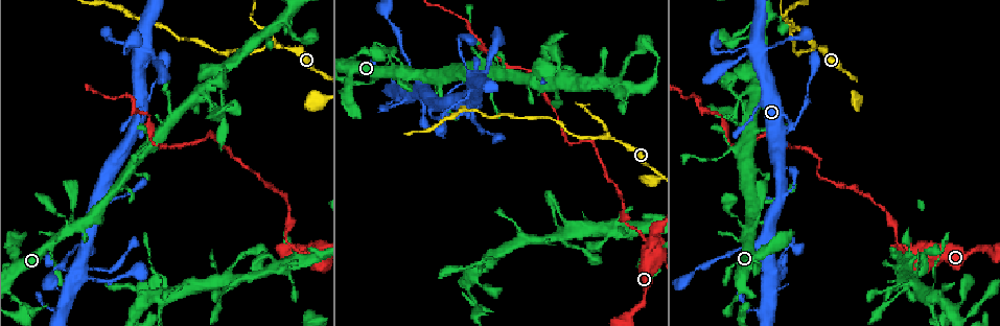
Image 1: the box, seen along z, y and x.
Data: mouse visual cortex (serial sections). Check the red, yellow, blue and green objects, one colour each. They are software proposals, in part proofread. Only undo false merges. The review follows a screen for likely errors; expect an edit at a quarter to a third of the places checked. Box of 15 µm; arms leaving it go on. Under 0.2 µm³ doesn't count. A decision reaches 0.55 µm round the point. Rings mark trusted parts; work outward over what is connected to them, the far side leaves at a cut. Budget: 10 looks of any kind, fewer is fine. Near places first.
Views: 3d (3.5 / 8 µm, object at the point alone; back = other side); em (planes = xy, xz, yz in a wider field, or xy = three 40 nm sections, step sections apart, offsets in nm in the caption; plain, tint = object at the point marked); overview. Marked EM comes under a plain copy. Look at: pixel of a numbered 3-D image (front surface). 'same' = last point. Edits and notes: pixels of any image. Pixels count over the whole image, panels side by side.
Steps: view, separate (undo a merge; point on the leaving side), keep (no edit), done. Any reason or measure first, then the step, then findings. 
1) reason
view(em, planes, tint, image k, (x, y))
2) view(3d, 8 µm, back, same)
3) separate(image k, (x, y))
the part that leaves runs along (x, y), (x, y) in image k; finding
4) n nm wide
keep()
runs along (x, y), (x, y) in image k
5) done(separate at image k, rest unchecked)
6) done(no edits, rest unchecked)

sudden change in width
view(3d, 3.5 µm, image 1, (319, 263))

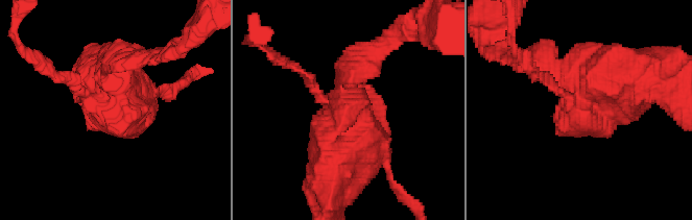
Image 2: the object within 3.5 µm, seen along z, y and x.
view(em, xy, step 1, tint, image 2, (579, 106))

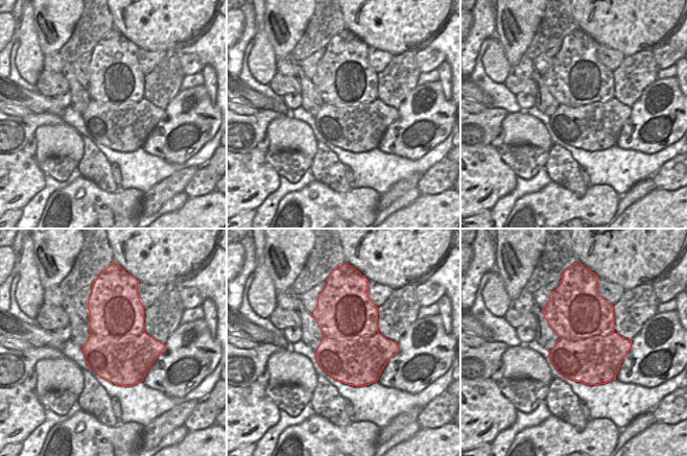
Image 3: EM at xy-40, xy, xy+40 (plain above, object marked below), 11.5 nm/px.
separate(image 2, (118, 132))
the part that leaves runs along (586, 105), (573, 108), (532, 73) in image 2; two cells meet here

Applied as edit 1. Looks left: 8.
redraw
view(overview)

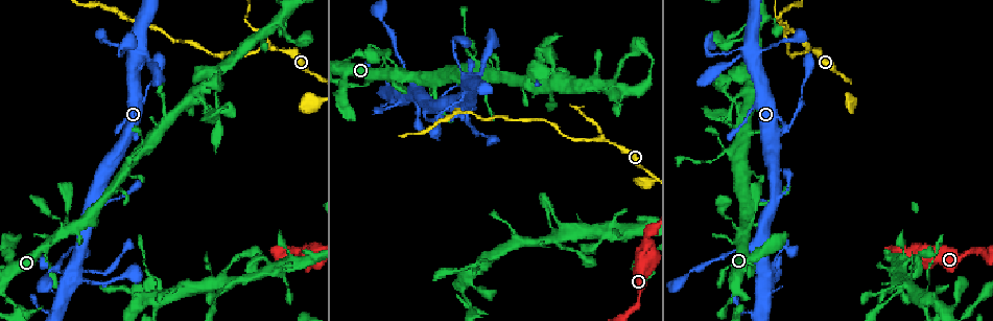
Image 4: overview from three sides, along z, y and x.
branch point
view(em, xy, step 5, tint, image 4, (269, 46))

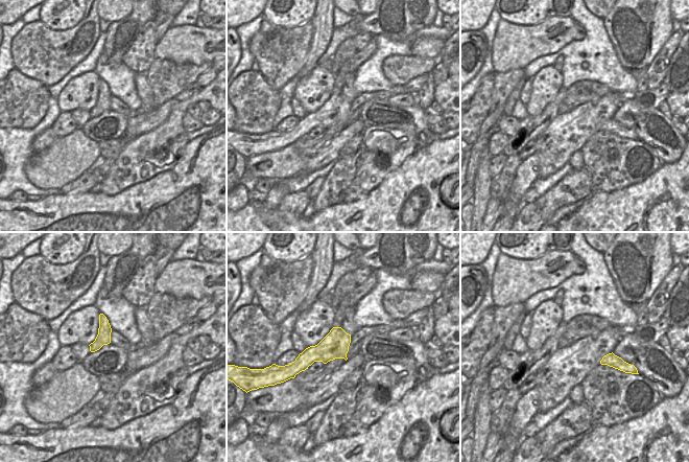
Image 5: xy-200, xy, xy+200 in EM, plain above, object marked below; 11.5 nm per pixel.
view(3d, 3.5 µm, same)

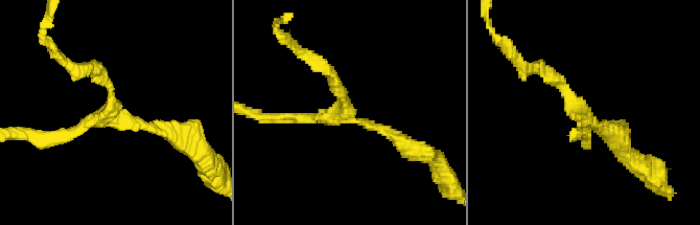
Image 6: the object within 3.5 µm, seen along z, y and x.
keep()
runs along (404, 145), (347, 116), (279, 116) in image 6; continuous, no second cell

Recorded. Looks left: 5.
small branch off a trunk
view(3d, 3.5 µm, image 4, (286, 9))

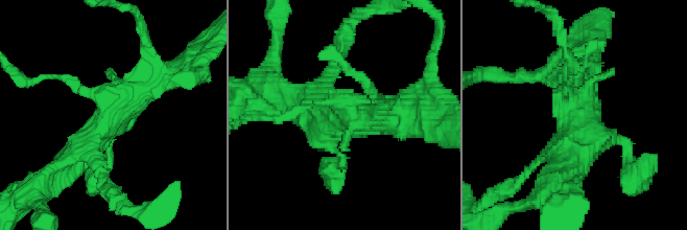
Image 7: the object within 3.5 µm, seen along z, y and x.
view(em, xy, step 1, tint, image 7, (344, 122))

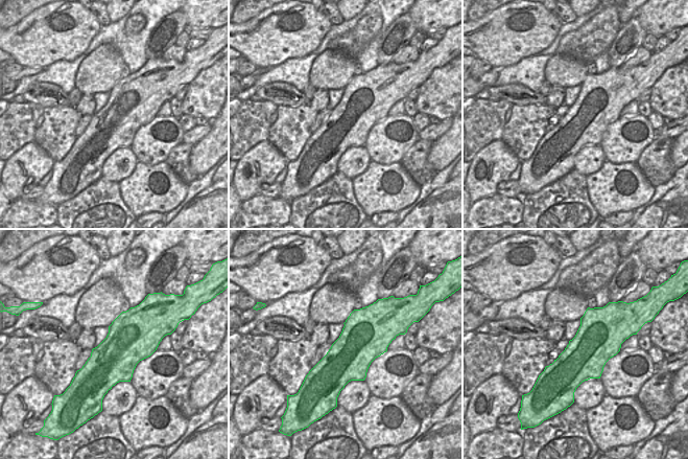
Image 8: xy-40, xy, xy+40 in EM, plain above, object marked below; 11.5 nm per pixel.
keep()
one cell here

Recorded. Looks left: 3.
small branch off a trunk
view(3d, 3.5 µm, image 4, (779, 131))

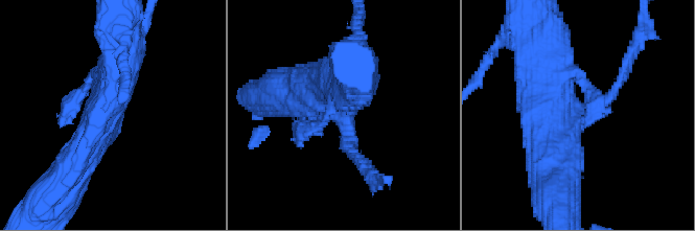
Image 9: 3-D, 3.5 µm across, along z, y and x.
3 arms; arms of 200, 500, 600 nm
view(em, planes, tint, image 9, (576, 118))

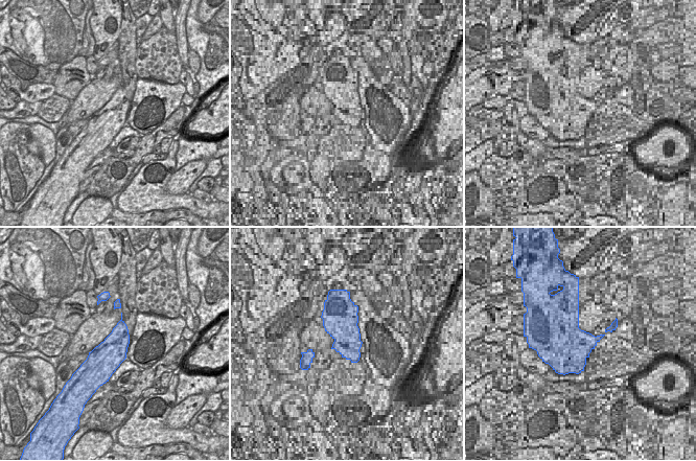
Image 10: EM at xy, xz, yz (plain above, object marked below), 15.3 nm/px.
another direction
view(em, xy, step 1, tint, same)

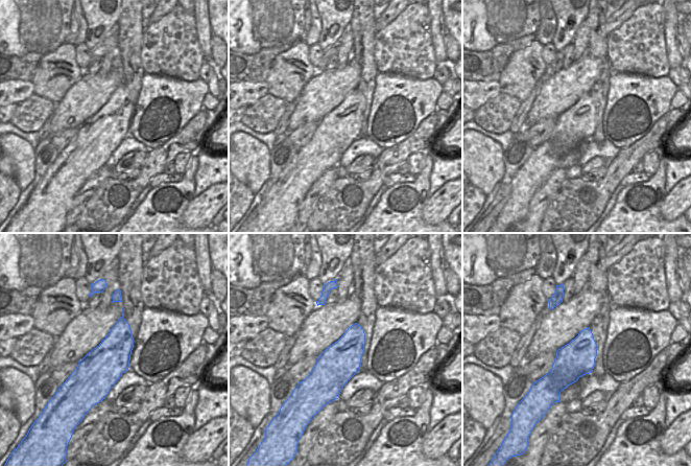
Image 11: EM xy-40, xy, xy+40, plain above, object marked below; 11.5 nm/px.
keep()
runs along (537, 69), (575, 117), (623, 75) in image 9; one cell here

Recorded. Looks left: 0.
done(separate at image 2, rest unchecked)

